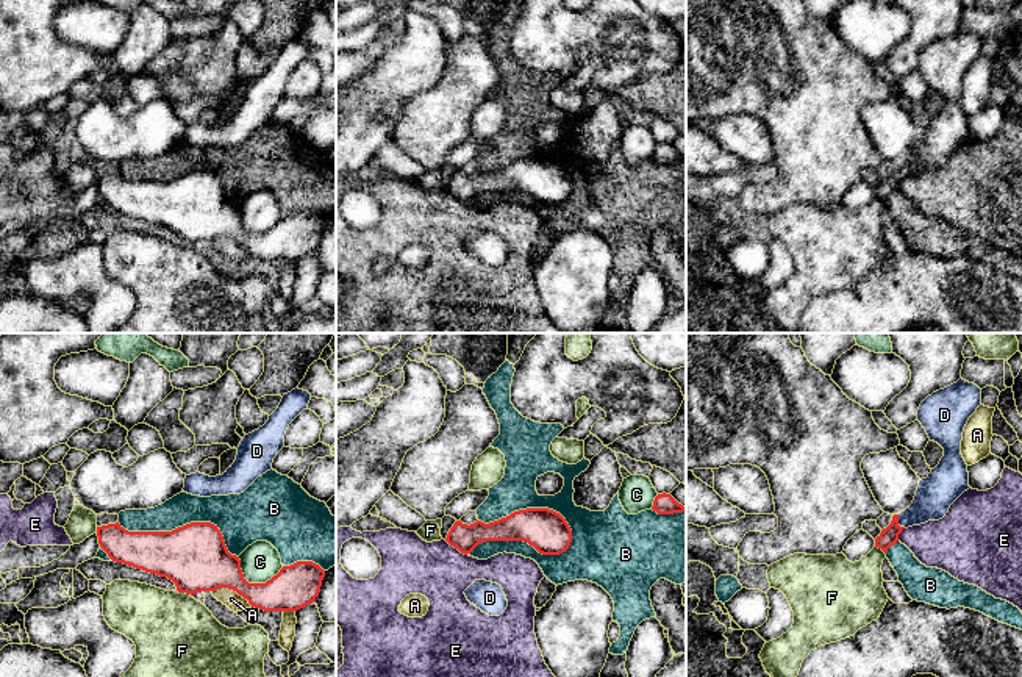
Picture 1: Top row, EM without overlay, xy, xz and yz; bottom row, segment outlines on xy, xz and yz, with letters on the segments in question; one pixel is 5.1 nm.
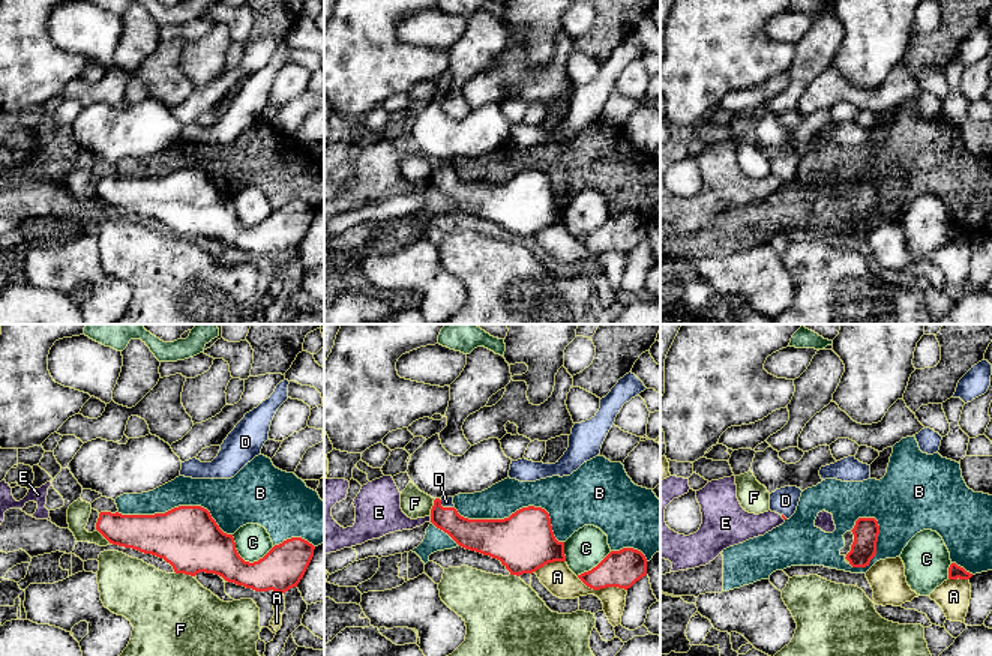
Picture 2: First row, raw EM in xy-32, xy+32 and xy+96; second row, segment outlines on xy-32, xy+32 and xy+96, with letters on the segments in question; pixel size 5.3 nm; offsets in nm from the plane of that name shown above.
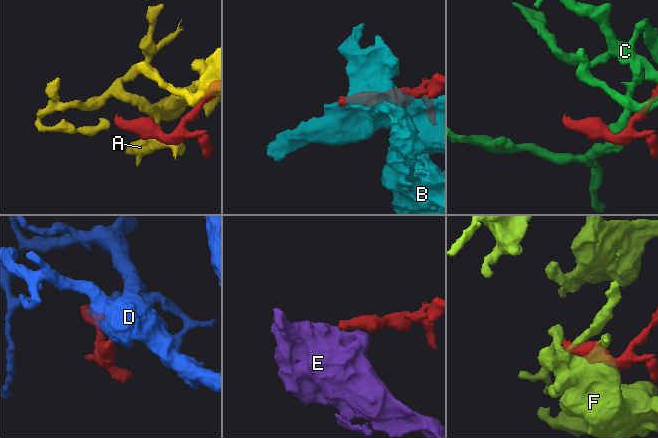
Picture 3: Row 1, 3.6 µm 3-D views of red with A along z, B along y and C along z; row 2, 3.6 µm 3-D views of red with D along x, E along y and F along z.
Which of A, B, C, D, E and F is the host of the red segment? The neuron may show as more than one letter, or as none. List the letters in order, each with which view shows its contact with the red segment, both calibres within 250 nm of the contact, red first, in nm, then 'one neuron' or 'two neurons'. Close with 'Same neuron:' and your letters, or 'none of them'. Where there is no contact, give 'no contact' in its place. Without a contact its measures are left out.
A: xy | 340/90 nm | two neurons
B: xz | 220/170 nm | two neurons
C: xy | 260/200 nm | two neurons
D: yz | 90/200 nm | one neuron
E: xz | 140/300 nm | two neurons
F: xy | 340/420 nm | two neurons
Same neuron: D

